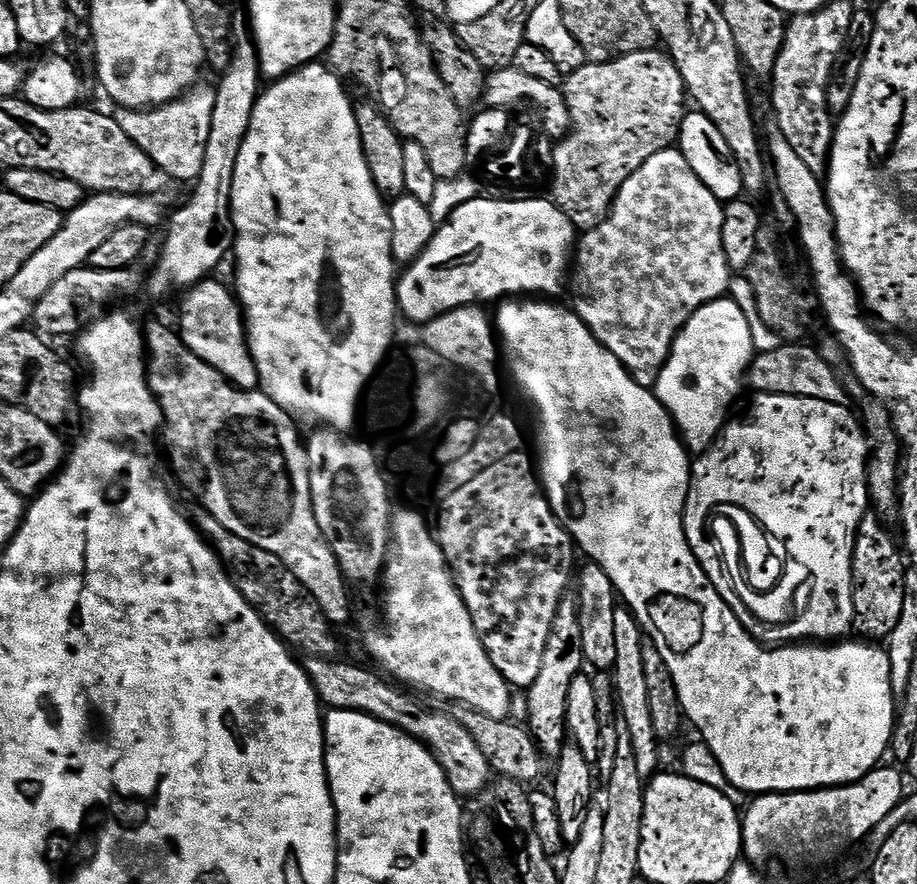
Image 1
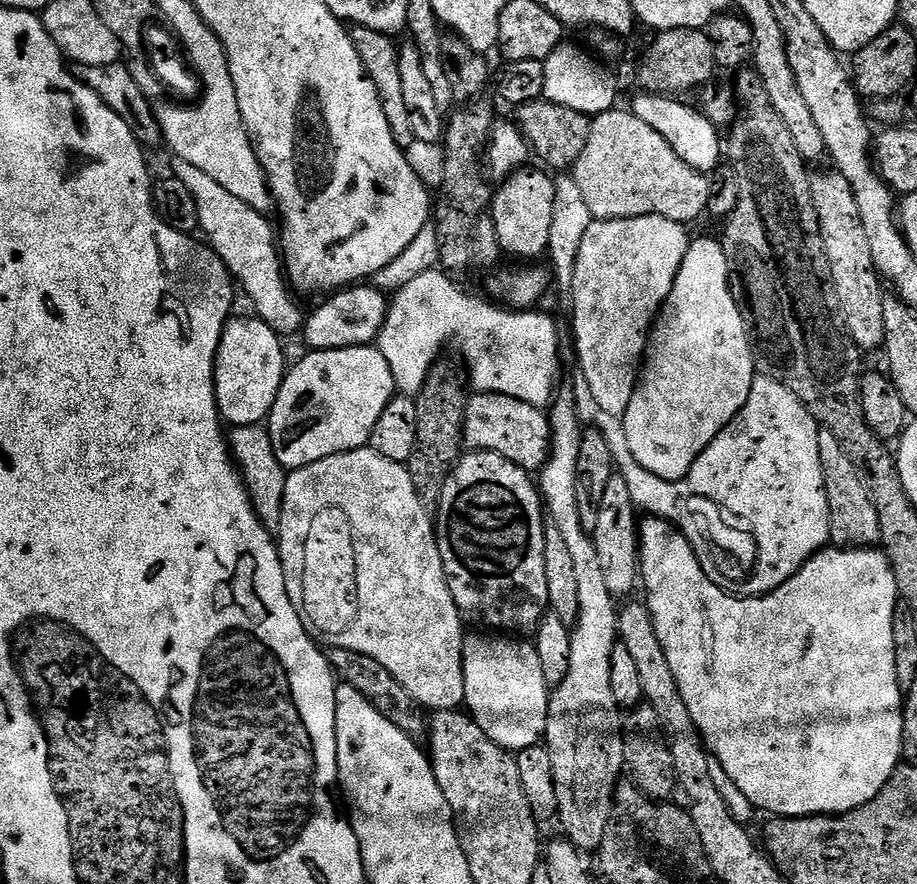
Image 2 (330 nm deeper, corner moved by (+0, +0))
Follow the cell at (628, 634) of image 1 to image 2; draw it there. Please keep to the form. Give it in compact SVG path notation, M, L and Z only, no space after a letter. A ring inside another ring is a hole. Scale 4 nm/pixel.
M614 474L610 482L606 482L602 502L598 505L598 522L590 535L594 550L598 550L598 562L602 565L602 575L612 597L630 595L638 588L640 580L640 520L632 487L624 476Z

